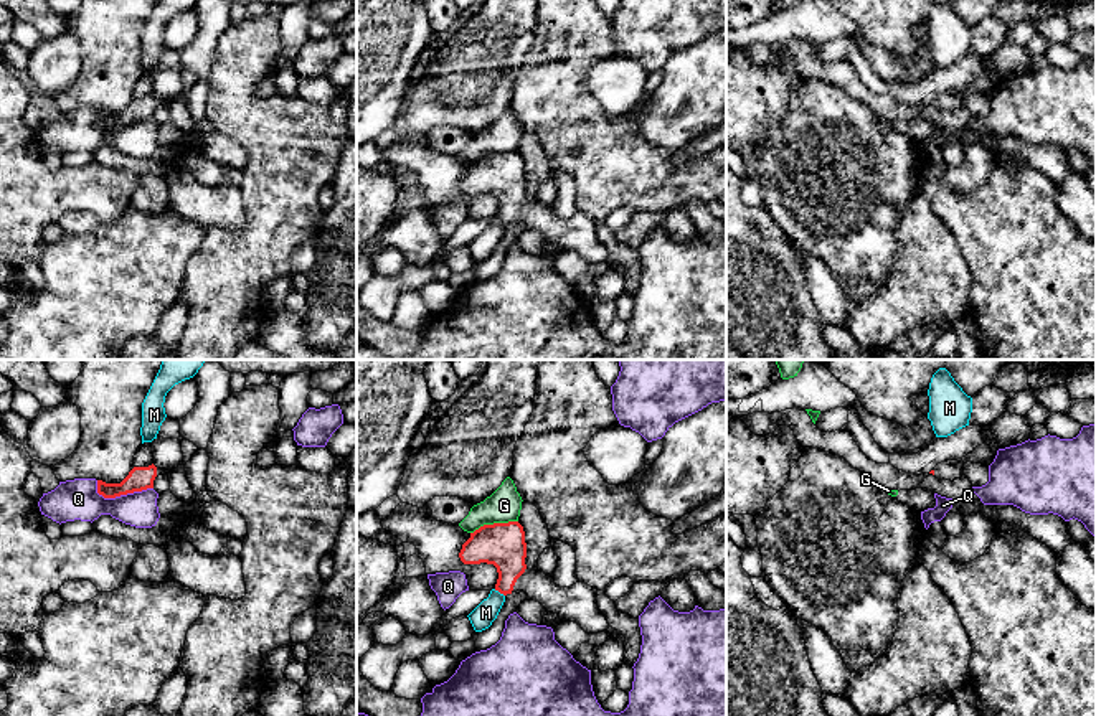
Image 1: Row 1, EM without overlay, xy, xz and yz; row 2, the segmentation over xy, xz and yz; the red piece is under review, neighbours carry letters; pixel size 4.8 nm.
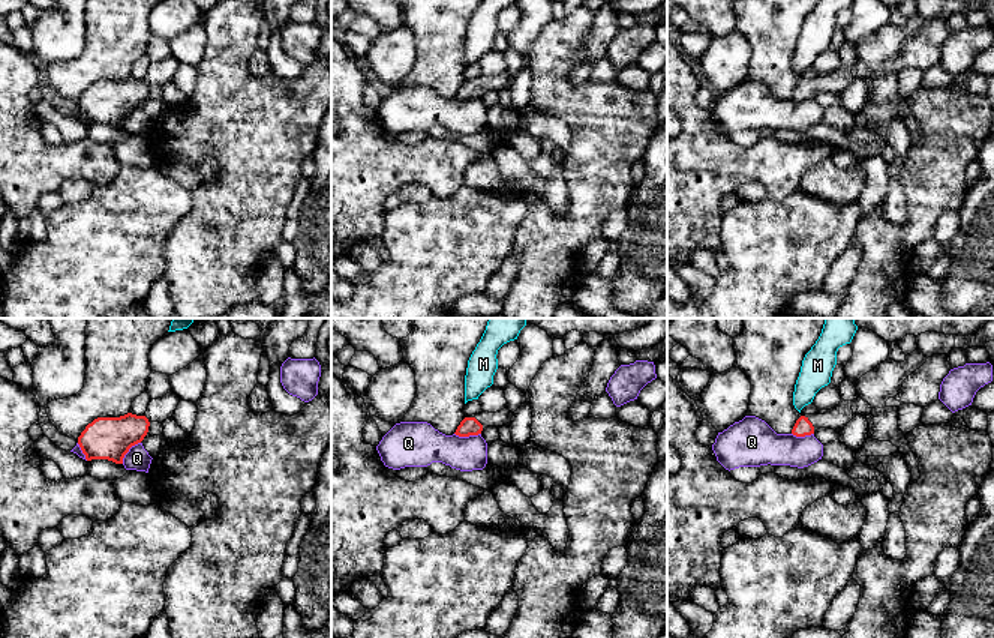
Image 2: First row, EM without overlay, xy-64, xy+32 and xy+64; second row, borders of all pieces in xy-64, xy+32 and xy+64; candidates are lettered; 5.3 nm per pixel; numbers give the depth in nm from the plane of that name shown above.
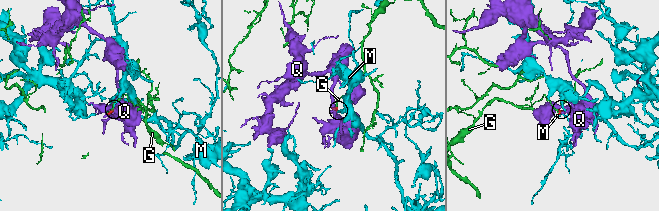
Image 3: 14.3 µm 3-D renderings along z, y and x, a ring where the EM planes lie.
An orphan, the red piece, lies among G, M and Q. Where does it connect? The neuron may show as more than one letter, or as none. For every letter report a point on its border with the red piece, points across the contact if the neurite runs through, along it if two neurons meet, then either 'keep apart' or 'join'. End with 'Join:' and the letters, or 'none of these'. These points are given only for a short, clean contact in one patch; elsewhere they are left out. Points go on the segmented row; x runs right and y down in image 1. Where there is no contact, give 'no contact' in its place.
G: contact xz (494, 523); border xz (517, 520), (481, 525), (471, 533); keep apart
M: contact xz (499, 591); border xz (494, 589), (504, 596); keep apart
Q: contact xy (119, 495); border xy (96, 480), (96, 490), (104, 497), (119, 497), (152, 487); keep apart
Join: none of these

